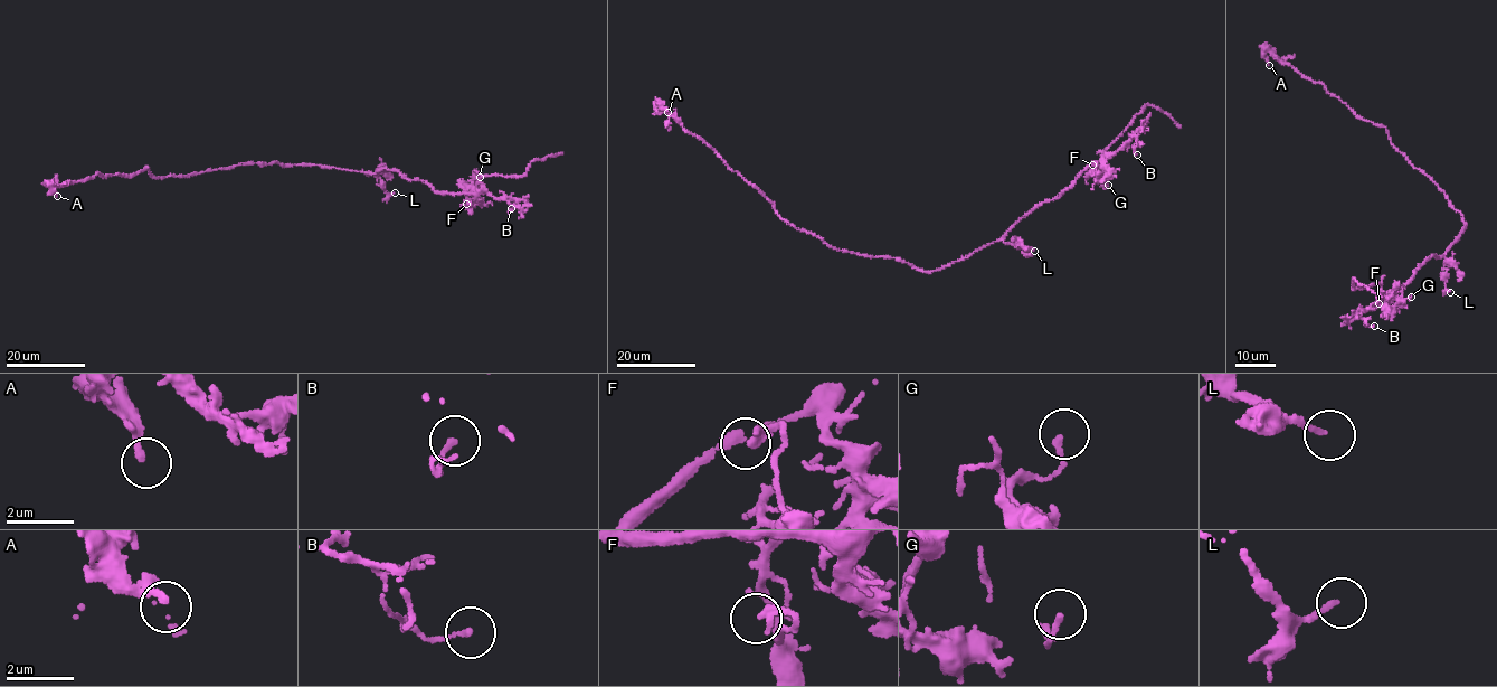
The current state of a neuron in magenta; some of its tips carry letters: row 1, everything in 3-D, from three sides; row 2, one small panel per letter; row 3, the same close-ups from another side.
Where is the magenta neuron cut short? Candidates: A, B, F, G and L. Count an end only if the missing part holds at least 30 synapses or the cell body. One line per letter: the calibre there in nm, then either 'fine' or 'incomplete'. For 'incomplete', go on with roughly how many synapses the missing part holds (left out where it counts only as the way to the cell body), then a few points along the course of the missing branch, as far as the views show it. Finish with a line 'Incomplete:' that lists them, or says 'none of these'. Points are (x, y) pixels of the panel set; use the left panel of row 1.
A: calibre 190 nm; fine
B: calibre 140 nm; fine
F: calibre 220 nm; fine
G: calibre 150 nm; fine
L: calibre 150 nm; fine
Incomplete: none of these

